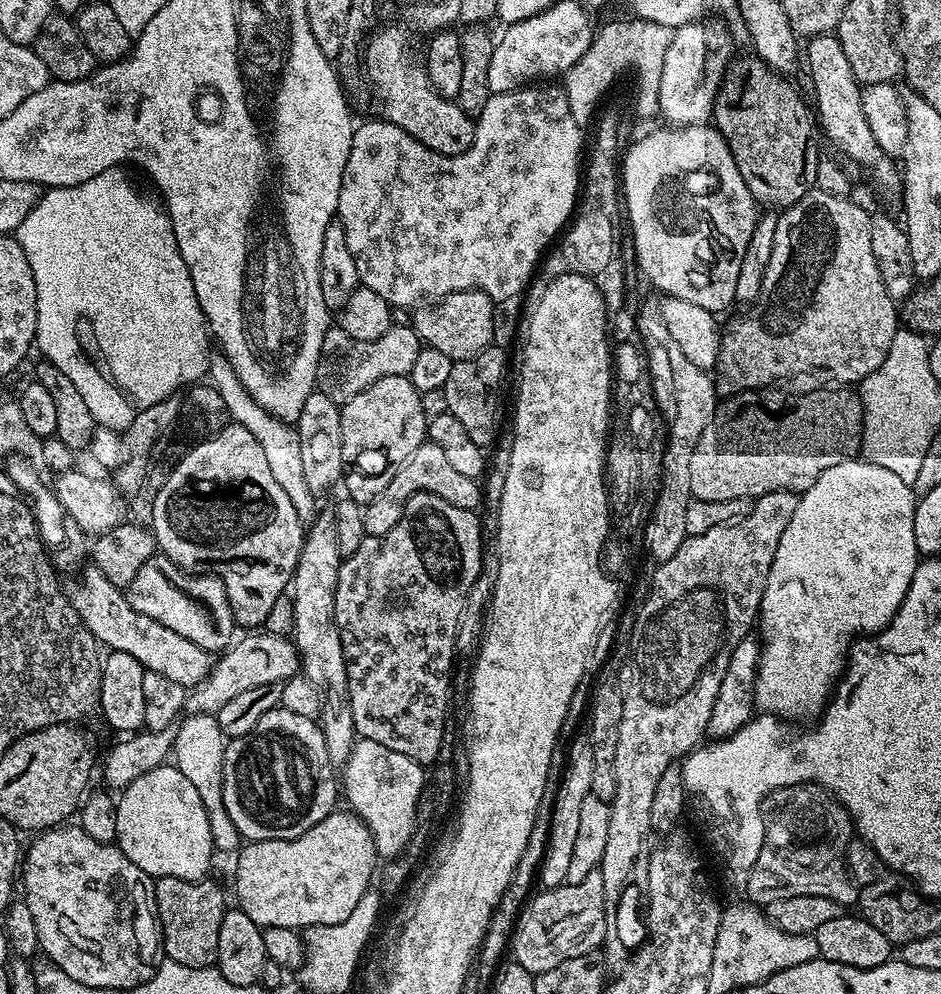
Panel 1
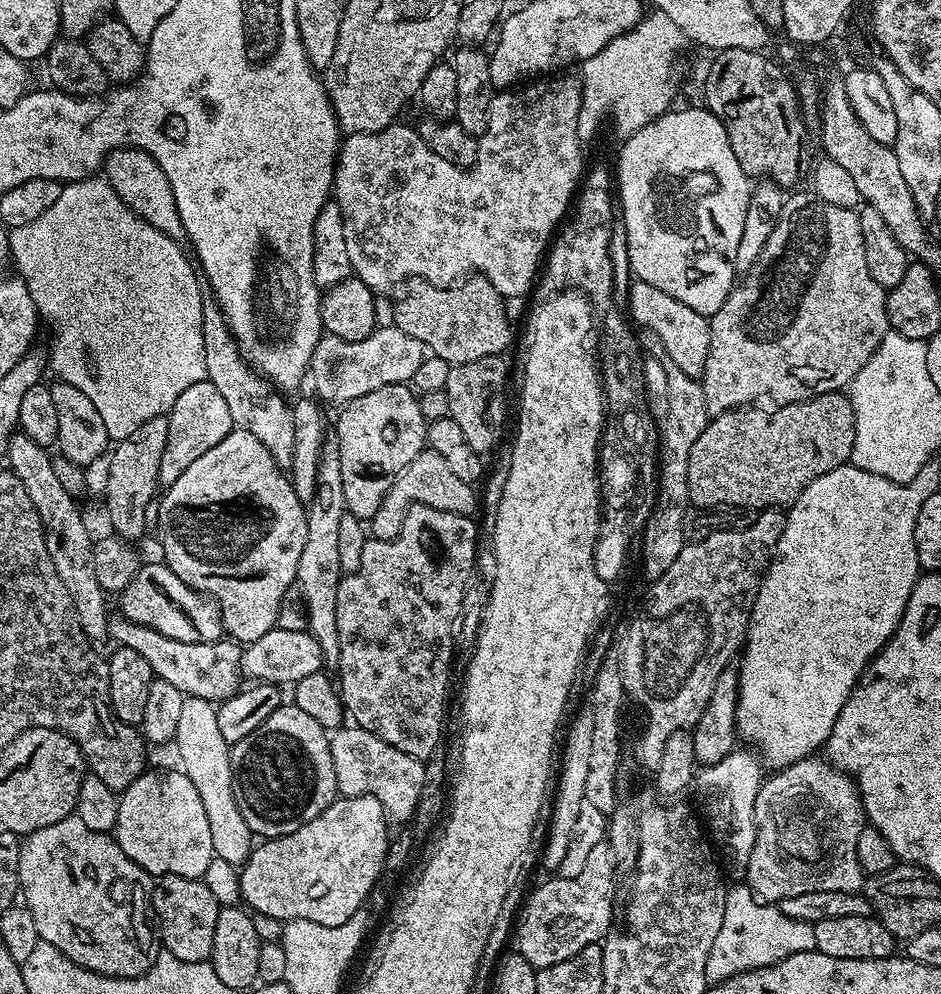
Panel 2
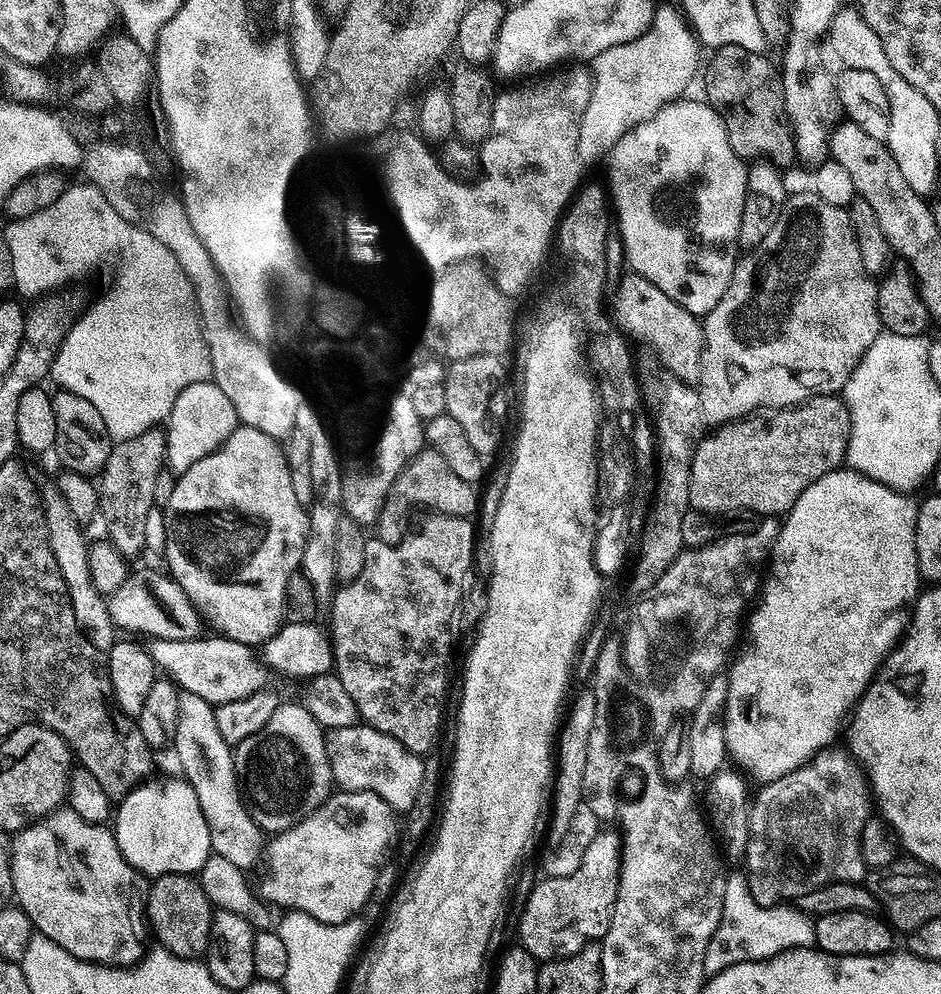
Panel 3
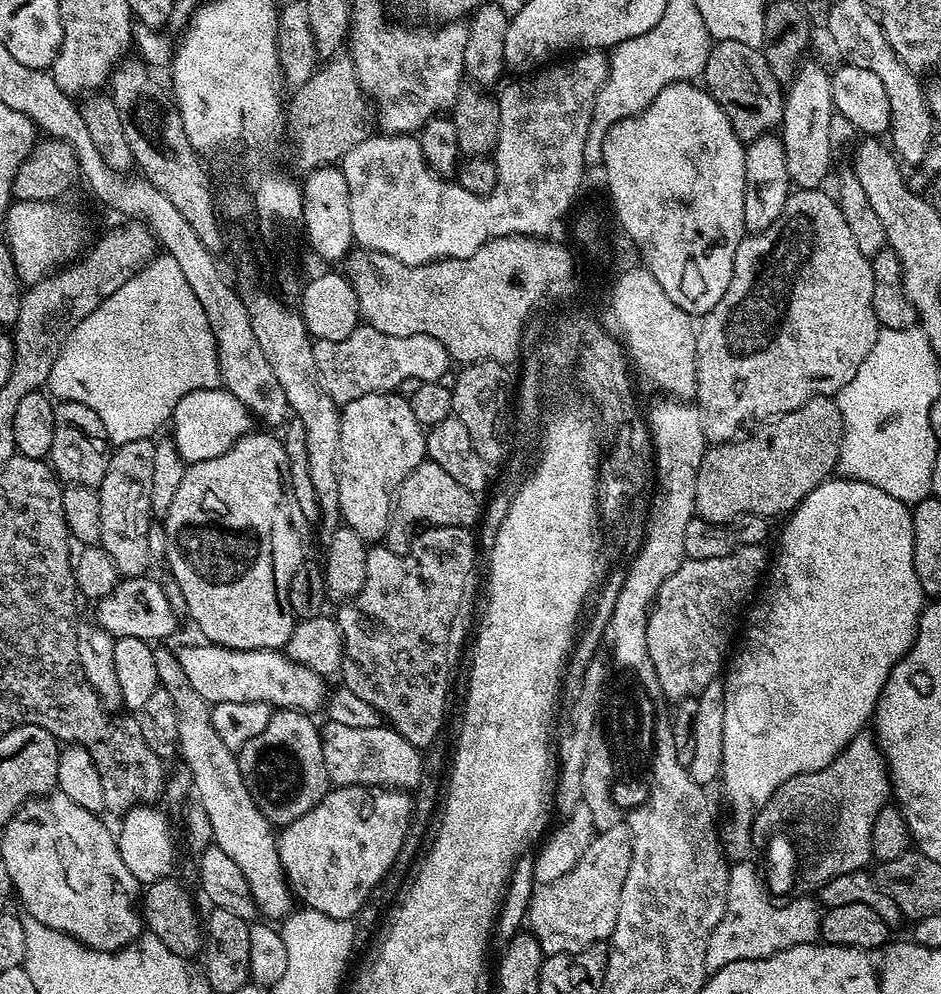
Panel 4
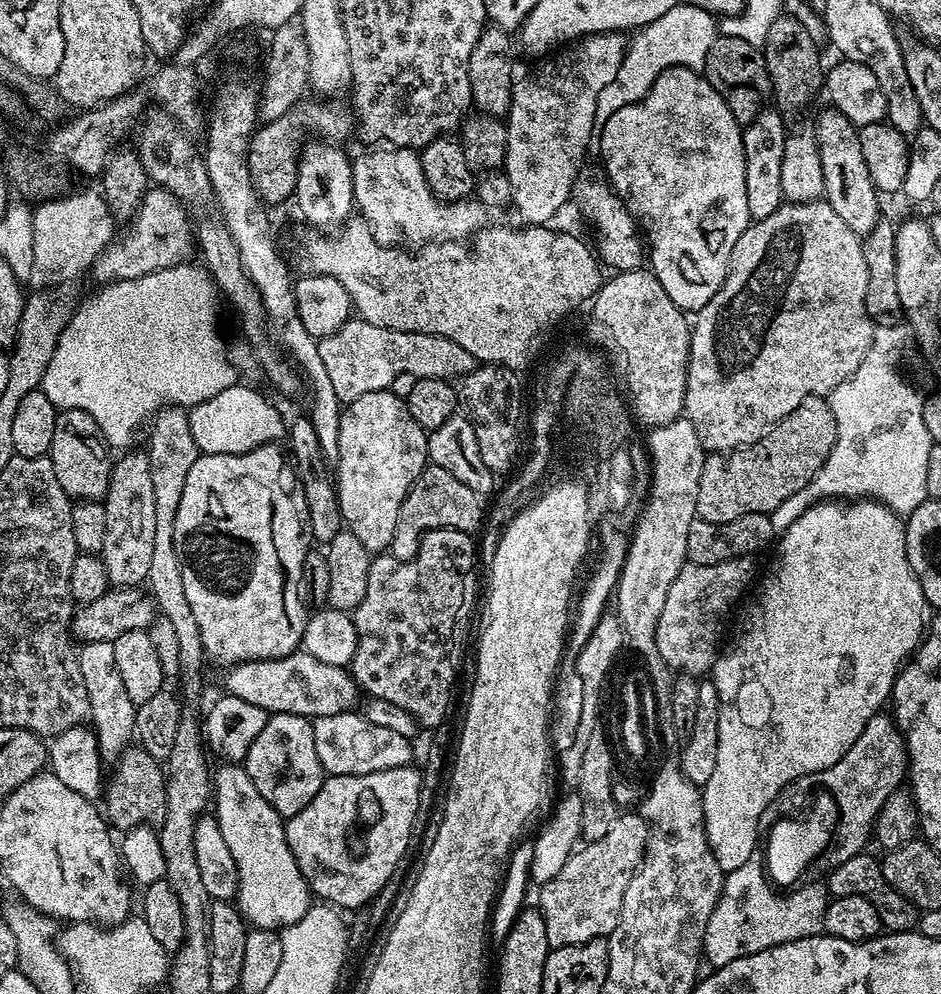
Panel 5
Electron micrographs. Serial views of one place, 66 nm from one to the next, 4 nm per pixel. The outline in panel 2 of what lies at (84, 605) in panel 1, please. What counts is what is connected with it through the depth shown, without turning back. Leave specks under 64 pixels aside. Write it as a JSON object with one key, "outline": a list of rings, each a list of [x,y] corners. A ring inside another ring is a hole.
{"outline":[[[112,618],[108,622],[109,637],[122,648],[129,648],[142,654],[146,662],[150,662],[150,670],[157,680],[165,680],[185,696],[197,696],[213,702],[223,702],[238,690],[236,672],[238,674],[238,648],[231,639],[221,638],[212,644],[198,642],[178,642],[174,638],[166,638],[158,630],[150,626],[135,624],[123,618]]]}

